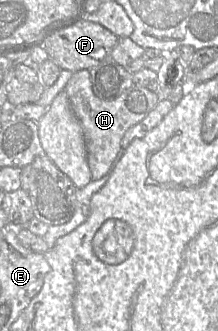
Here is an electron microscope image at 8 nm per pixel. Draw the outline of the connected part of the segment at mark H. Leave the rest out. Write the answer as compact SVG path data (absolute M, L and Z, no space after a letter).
M87 69L73 73L64 91L82 126L92 180L101 179L111 171L112 163L114 162L115 166L122 154L121 141L127 130L143 120L161 99L160 93L136 84L126 89L116 99L102 99L93 92L90 71Z

